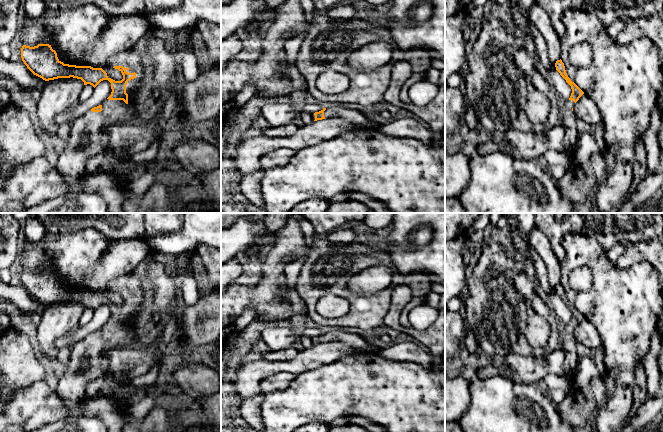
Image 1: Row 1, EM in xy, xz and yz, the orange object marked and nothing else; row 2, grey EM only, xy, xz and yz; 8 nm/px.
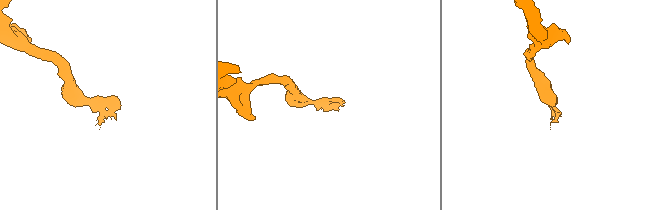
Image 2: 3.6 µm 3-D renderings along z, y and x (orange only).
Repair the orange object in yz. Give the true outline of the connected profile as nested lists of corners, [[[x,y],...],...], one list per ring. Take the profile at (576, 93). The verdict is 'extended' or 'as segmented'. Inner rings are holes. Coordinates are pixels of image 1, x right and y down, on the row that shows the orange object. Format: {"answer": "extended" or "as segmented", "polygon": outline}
{"answer": "extended", "polygon": [[[561,59],[556,61],[555,67],[572,89],[570,98],[563,102],[563,106],[560,108],[560,118],[562,120],[562,127],[564,128],[564,151],[572,154],[575,150],[575,143],[578,136],[577,117],[573,112],[573,107],[584,92],[570,80]]]}

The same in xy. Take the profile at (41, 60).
{"answer": "extended", "polygon": [[[38,44],[34,47],[23,45],[21,48],[21,58],[34,75],[45,81],[73,77],[81,79],[84,85],[90,84],[94,88],[103,80],[108,80],[111,83],[111,95],[101,105],[87,111],[72,123],[70,136],[63,145],[63,150],[57,160],[55,169],[67,179],[76,181],[85,175],[86,162],[106,150],[108,143],[107,129],[131,117],[133,111],[129,105],[129,100],[131,99],[132,92],[140,87],[144,79],[142,59],[139,54],[131,49],[110,56],[107,59],[107,65],[118,69],[123,75],[121,81],[115,81],[109,78],[102,68],[64,64],[58,59],[56,51],[49,44]]]}

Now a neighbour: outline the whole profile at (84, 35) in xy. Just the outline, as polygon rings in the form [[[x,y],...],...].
[[[94,4],[54,10],[45,8],[45,12],[37,21],[28,20],[23,10],[20,16],[25,19],[24,30],[21,34],[22,46],[34,47],[38,44],[49,44],[56,51],[59,61],[64,64],[102,68],[108,78],[115,81],[121,81],[123,75],[118,69],[109,67],[107,59],[131,49],[150,29],[144,15],[111,16]]]

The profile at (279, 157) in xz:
[[[278,148],[272,150],[261,157],[261,168],[267,170],[271,168],[285,166],[293,155],[294,151],[289,148]]]

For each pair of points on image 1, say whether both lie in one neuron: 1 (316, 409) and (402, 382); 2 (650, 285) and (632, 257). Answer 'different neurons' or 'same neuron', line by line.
1: same neuron
2: different neurons

